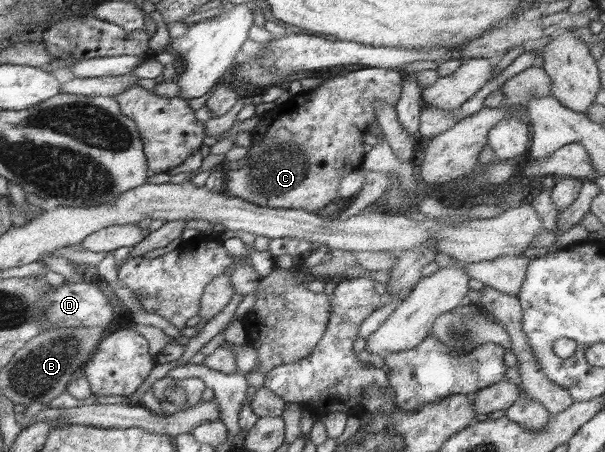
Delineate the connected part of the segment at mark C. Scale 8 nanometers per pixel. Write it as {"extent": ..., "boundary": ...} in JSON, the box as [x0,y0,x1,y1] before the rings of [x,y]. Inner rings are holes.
{"extent":[224,68,405,213],"boundary":[[[362,68],[349,71],[347,76],[324,78],[318,87],[293,95],[283,106],[274,107],[259,116],[259,124],[251,132],[248,161],[243,166],[234,164],[224,174],[224,192],[241,200],[269,208],[296,208],[307,212],[321,213],[327,204],[341,196],[341,184],[345,176],[361,170],[365,158],[365,136],[369,136],[369,124],[377,118],[373,109],[375,102],[395,106],[400,100],[405,74],[399,69]]]}

